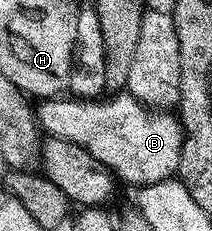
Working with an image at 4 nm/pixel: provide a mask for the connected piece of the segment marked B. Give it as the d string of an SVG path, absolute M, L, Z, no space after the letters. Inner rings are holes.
M128 92L112 95L108 100L110 102L97 102L101 100L73 100L77 102L68 102L65 96L54 96L42 101L36 107L35 117L42 131L47 130L45 132L48 135L66 138L69 142L79 144L87 152L91 152L91 156L95 156L95 160L104 164L120 181L122 178L125 182L134 182L134 187L140 188L172 179L177 172L181 145L185 139L185 131L180 117L173 112L162 112L157 108L150 108ZM113 114L115 117L121 118L121 122L115 123L114 126ZM84 118L86 118L85 131L77 130Z

